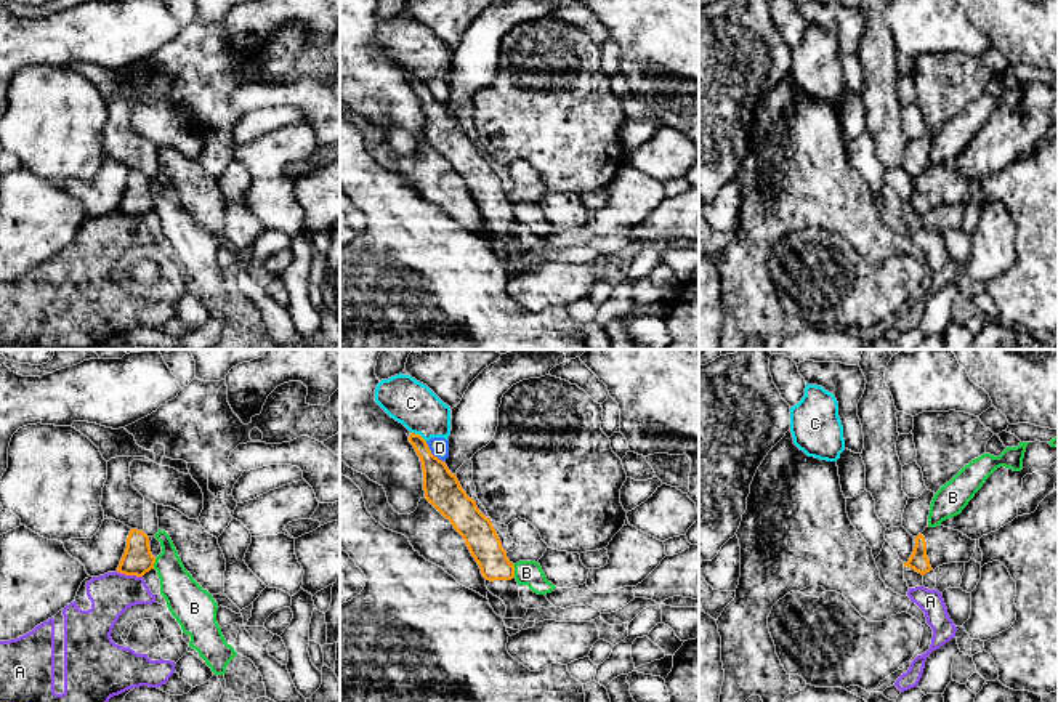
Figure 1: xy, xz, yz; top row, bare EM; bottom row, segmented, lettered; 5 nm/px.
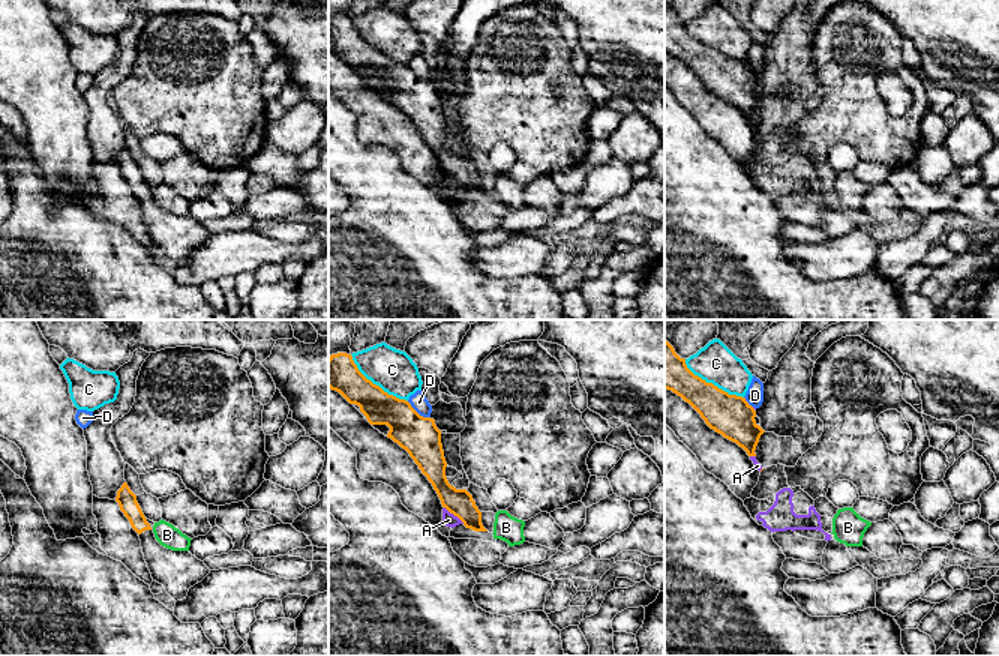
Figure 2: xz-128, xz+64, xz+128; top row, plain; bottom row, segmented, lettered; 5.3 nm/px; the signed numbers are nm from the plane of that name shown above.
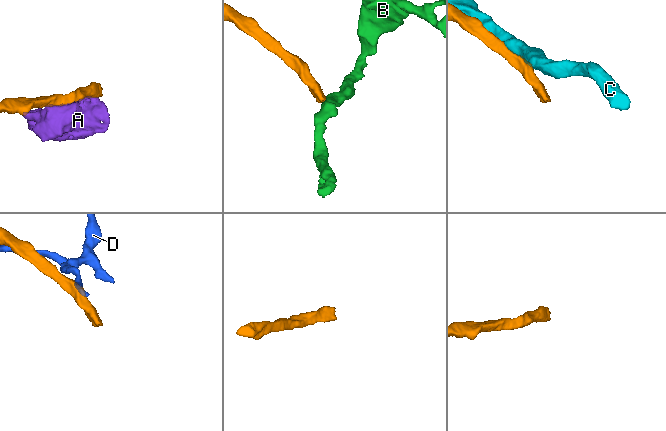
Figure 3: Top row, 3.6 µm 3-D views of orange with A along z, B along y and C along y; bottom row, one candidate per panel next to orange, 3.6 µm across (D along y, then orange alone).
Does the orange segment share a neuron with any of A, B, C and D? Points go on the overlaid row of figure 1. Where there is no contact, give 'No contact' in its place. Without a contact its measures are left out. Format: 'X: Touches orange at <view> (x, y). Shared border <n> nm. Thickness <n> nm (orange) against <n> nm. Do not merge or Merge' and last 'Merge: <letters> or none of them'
A: Touches orange at xy (129, 574). Shared border 140 nm. Thickness 150 nm (orange) against 220 nm. Do not merge
B: Touches orange at xz (513, 571). Shared border 70 nm. Thickness 160 nm (orange) against 130 nm. Do not merge
C: Touches orange at xz (419, 435). Shared border 90 nm. Thickness 150 nm (orange) against 220 nm. Do not merge
D: Touches orange at xz (432, 454). Shared border 150 nm. Thickness 180 nm (orange) against 100 nm. Do not merge
Merge: none of them

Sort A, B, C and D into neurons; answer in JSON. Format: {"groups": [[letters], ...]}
{"groups": [["A"], ["B"], ["C"], ["D"]]}

